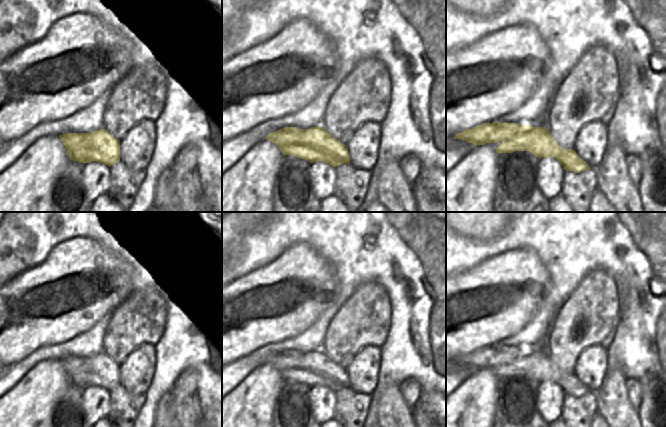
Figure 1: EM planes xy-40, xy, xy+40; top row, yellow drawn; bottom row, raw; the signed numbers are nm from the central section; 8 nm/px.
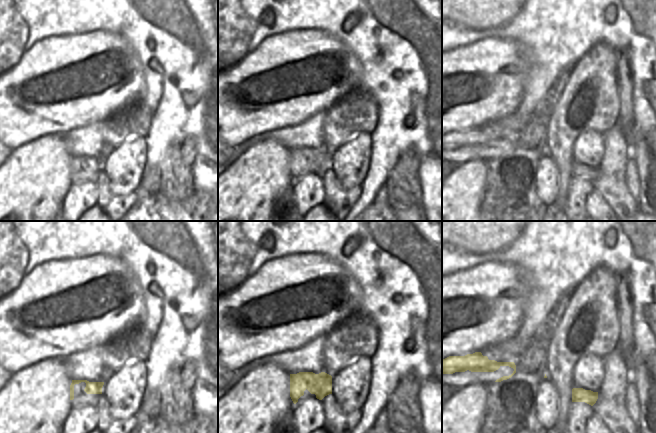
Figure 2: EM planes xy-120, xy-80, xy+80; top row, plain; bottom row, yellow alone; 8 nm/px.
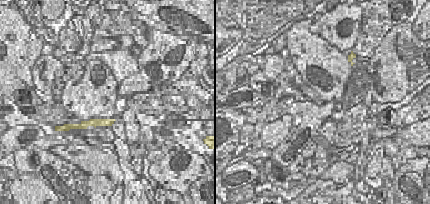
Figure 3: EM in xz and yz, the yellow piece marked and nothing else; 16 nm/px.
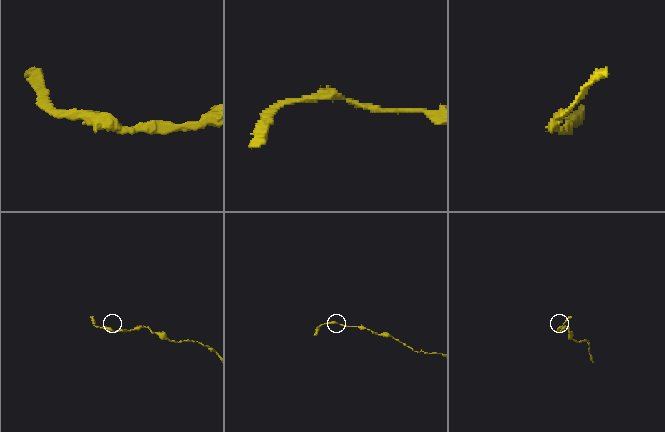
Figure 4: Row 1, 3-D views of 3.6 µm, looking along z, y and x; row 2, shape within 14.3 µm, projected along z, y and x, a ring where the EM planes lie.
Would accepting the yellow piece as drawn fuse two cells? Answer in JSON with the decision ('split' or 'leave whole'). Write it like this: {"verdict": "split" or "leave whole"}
{"verdict": "leave whole"}

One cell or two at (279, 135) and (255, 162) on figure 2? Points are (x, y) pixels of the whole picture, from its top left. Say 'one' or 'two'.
two

